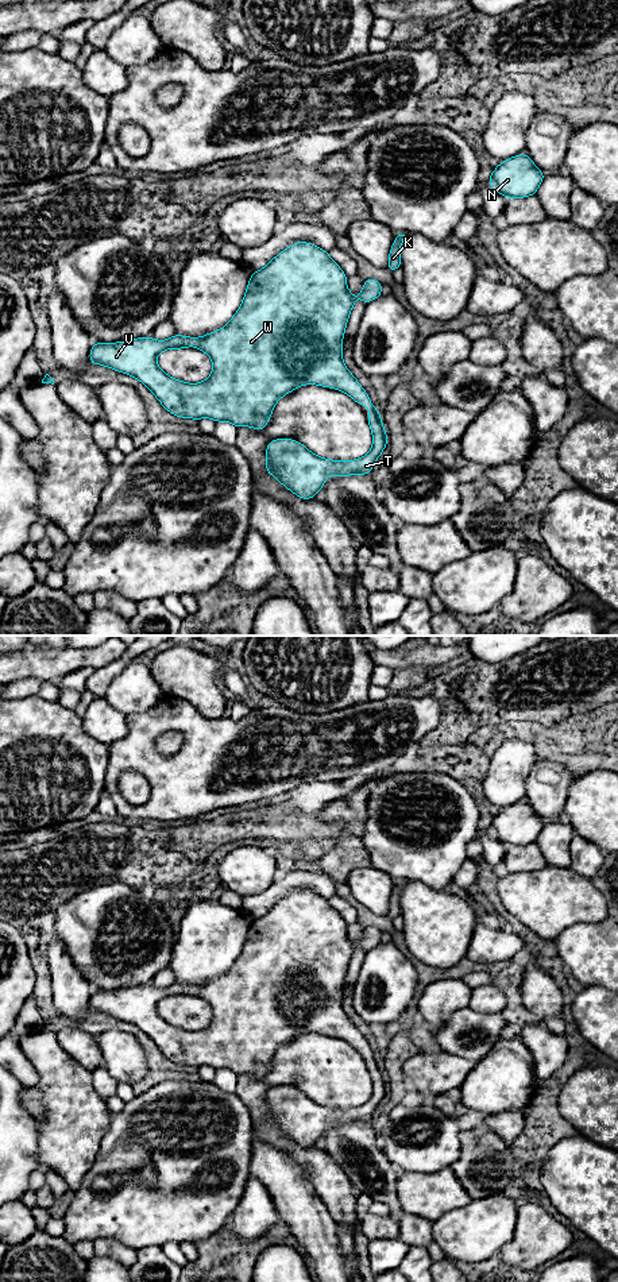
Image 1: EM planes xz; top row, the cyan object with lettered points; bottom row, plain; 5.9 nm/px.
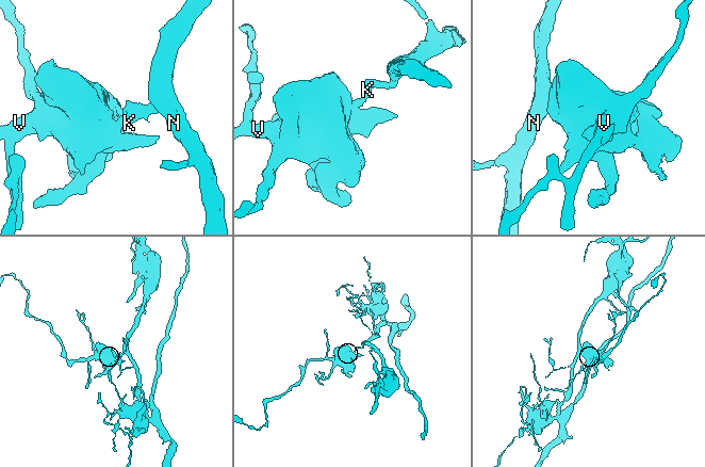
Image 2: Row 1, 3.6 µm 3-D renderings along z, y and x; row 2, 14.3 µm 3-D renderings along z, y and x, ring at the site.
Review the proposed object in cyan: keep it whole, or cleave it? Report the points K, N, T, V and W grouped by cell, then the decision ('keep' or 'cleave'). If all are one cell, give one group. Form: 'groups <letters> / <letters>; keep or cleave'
groups K N T V W; keep

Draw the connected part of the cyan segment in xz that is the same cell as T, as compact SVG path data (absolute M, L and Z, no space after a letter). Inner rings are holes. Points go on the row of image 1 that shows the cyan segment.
M297 242L297 243L291 244L290 247L287 247L286 250L281 251L277 256L274 256L270 260L270 263L266 264L262 270L258 270L258 271L251 274L250 281L248 281L248 286L246 289L246 294L243 297L243 301L242 301L237 312L228 321L228 324L225 327L223 327L221 329L206 333L201 337L190 337L190 336L182 336L182 335L175 333L174 336L171 336L167 340L155 340L151 336L144 336L144 337L138 337L138 339L131 339L131 340L124 340L124 341L117 341L117 343L94 341L94 344L89 352L89 360L90 360L90 364L101 364L101 366L105 366L108 368L112 368L112 370L116 370L119 372L123 372L123 374L127 374L127 375L136 378L157 397L157 399L161 402L163 409L166 409L167 412L170 412L171 414L174 414L177 417L181 417L181 418L186 417L186 418L193 418L197 421L200 418L206 417L206 418L212 418L215 422L221 422L221 421L231 422L237 429L242 426L251 426L256 430L263 430L269 424L269 418L273 414L275 403L282 397L285 397L290 391L296 390L298 386L305 386L305 385L317 385L317 386L322 386L322 387L332 387L335 390L340 390L344 394L349 395L358 405L360 405L360 406L367 405L368 406L367 422L368 422L370 429L372 432L372 447L368 451L368 453L360 459L354 459L354 460L348 460L348 462L324 459L324 457L314 455L302 443L298 443L293 439L274 439L267 444L267 447L266 447L266 471L267 471L267 474L271 474L273 478L277 478L281 484L283 484L286 489L289 489L293 494L296 494L301 499L310 499L310 498L314 498L317 495L317 493L322 489L322 486L325 484L325 479L331 474L333 474L337 478L348 476L348 475L371 474L376 459L382 455L383 449L387 447L387 435L386 435L386 429L385 429L382 420L381 420L381 413L372 405L370 395L366 393L366 390L362 387L362 385L356 381L356 378L345 367L345 364L343 362L343 348L341 348L341 341L344 339L344 332L347 328L348 317L349 317L349 313L355 305L355 301L359 298L367 305L370 301L382 296L382 285L383 283L376 281L376 279L371 279L371 278L366 279L363 286L362 286L360 294L358 297L355 297L347 287L345 273L329 256L329 254L325 250L322 250L322 248L320 248L312 243L308 243L308 242ZM188 347L196 347L196 348L201 350L202 352L205 352L212 359L213 370L212 370L209 378L200 382L200 383L186 383L184 381L178 381L178 379L167 375L163 370L161 370L158 363L157 363L157 356L161 352L163 352L165 350L181 350L181 348L188 348Z

